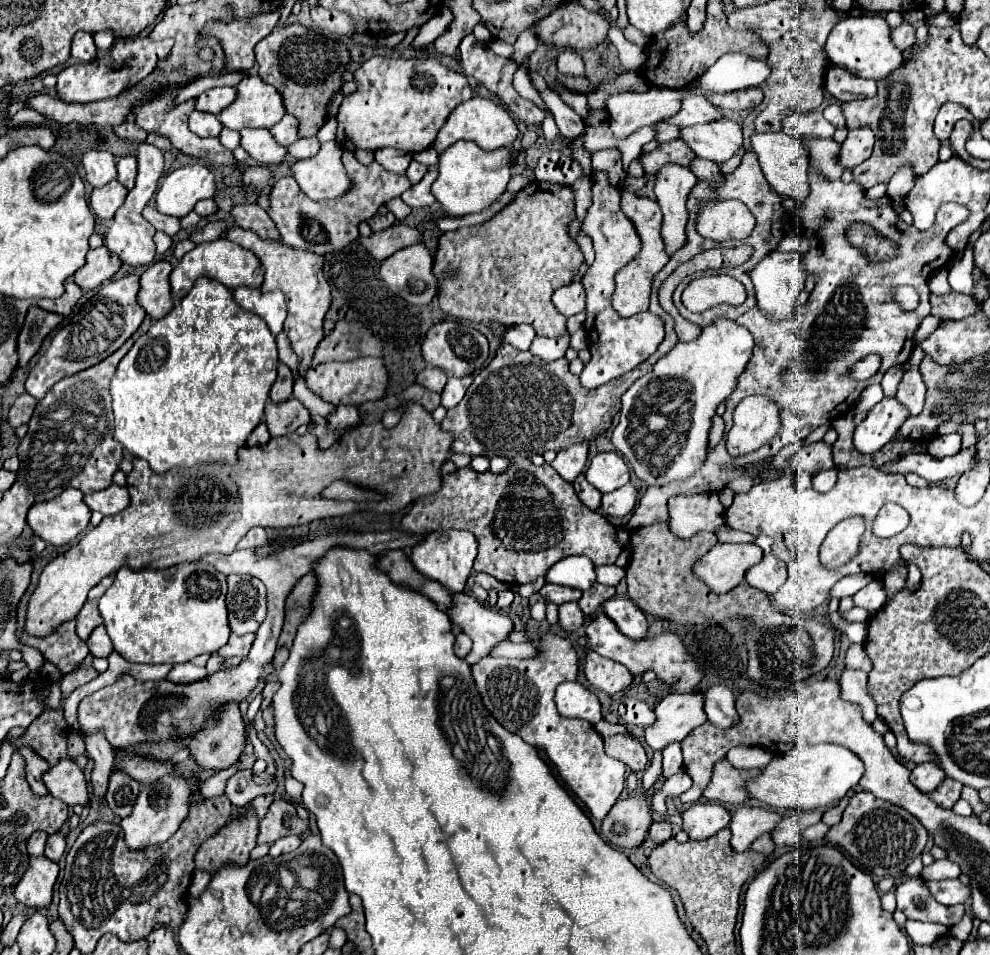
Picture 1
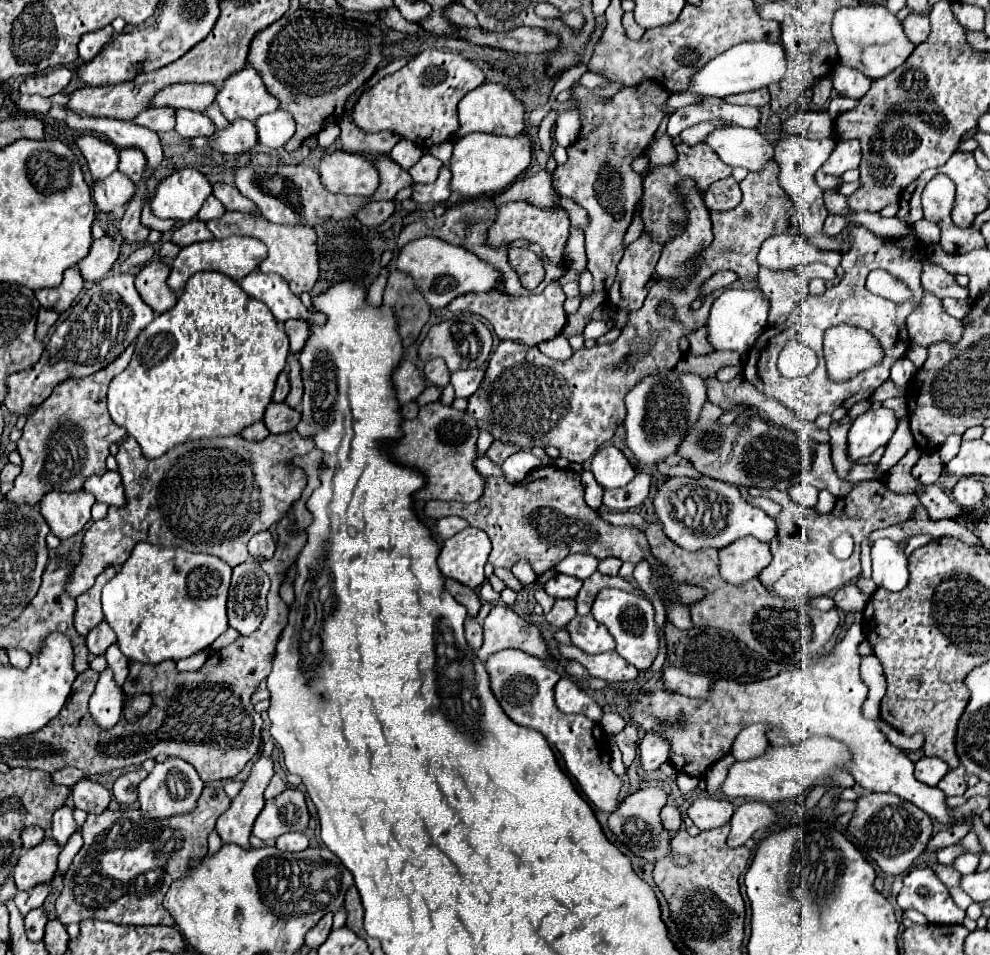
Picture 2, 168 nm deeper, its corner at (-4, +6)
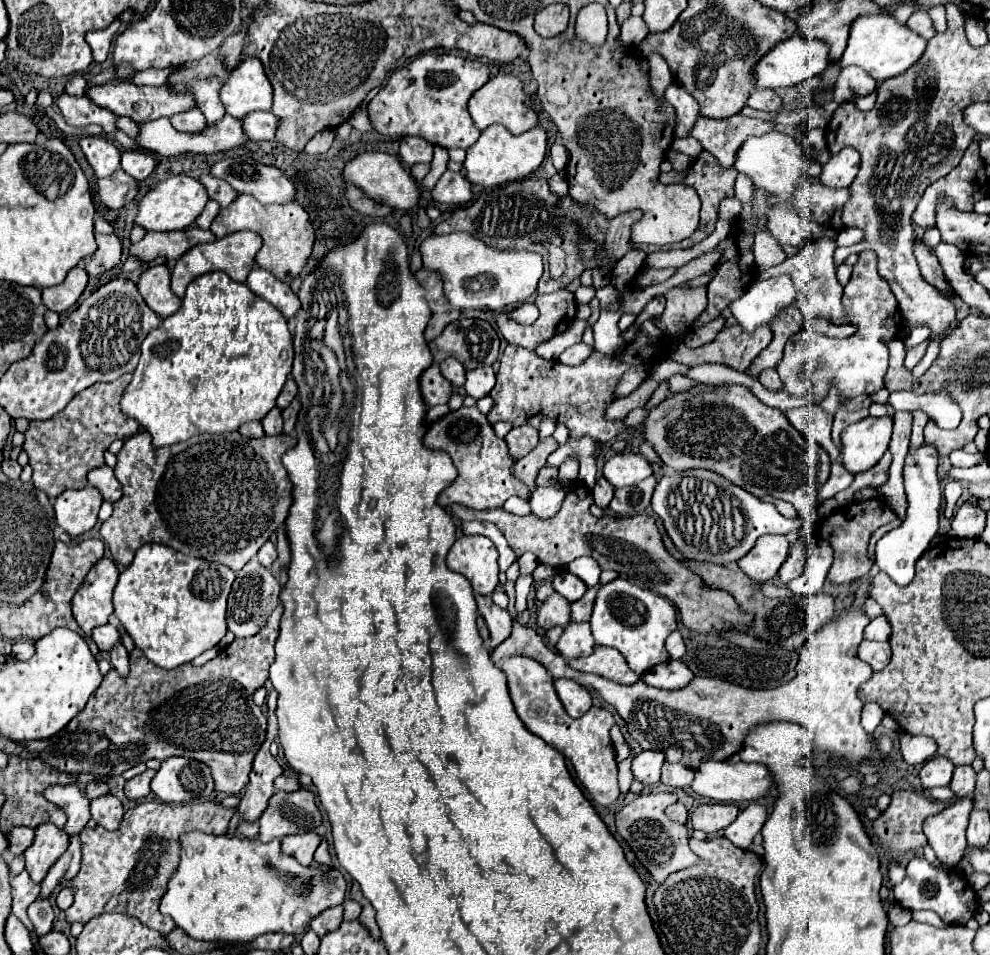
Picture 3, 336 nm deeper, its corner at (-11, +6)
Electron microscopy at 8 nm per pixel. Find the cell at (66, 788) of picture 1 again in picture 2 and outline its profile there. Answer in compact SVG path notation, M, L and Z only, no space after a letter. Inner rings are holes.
M90 778L78 782L72 788L72 798L74 798L74 806L88 814L102 814L110 804L110 792L102 784L92 782Z

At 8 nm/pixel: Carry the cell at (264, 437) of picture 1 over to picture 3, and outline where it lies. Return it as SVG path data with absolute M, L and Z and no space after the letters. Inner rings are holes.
M247 422L247 424L243 424L239 428L239 432L243 436L247 436L247 438L261 438L261 436L265 436L265 432L261 428L261 422Z

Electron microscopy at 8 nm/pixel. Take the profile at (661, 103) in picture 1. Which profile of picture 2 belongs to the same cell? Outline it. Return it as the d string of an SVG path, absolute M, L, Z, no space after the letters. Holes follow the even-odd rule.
M742 42L738 46L732 46L724 54L716 56L712 62L700 70L690 84L690 92L698 92L702 96L716 96L726 98L730 94L750 92L758 88L766 88L774 82L780 82L788 70L786 54L780 42L768 44L768 42Z

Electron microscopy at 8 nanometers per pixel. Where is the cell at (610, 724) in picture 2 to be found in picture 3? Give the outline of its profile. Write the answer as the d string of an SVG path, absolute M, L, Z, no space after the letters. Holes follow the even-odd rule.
M633 750L631 755L618 764L618 785L621 793L626 794L630 790L630 786L633 781L633 774L631 771L631 762L635 756Z

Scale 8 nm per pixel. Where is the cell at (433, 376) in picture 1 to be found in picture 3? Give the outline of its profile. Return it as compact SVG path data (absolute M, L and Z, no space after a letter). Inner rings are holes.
M445 358L445 360L439 364L439 368L441 368L441 374L443 374L455 388L461 388L461 386L465 384L465 370L463 370L463 366L461 366L459 360L455 360L455 358Z

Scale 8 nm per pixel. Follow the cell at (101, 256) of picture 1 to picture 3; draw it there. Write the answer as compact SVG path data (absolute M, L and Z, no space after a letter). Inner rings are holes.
M95 234L97 238L97 252L87 256L83 262L87 266L89 276L101 276L113 270L121 260L121 240L115 234Z

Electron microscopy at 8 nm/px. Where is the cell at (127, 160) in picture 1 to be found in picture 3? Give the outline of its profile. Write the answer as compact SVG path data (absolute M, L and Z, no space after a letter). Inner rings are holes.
M125 150L121 156L121 168L133 176L135 180L143 182L155 168L155 158L149 152L135 152L135 150Z

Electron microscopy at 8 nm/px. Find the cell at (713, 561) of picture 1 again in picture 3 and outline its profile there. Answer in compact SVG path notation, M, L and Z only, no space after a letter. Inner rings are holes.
M761 536L755 546L739 558L739 568L753 582L769 582L775 578L779 566L789 554L789 540L785 536Z

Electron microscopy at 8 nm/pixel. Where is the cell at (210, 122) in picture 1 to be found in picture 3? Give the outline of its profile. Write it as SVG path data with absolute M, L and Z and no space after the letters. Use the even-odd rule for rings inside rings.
M193 108L189 112L175 114L171 118L171 124L179 132L193 132L193 134L197 134L199 130L203 130L203 126L207 126L207 120L203 118L203 112L199 108Z

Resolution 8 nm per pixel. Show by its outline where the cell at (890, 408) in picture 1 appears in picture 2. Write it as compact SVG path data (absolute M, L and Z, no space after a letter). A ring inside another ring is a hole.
M884 406L858 416L852 422L852 428L848 432L848 458L850 458L850 462L866 458L876 448L886 446L894 434L896 426L898 426L898 420L896 420L894 412Z

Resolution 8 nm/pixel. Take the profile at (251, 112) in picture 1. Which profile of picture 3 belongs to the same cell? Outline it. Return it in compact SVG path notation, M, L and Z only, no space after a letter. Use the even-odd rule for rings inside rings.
M245 58L221 88L225 112L233 118L245 118L253 110L271 110L271 82L259 58Z

